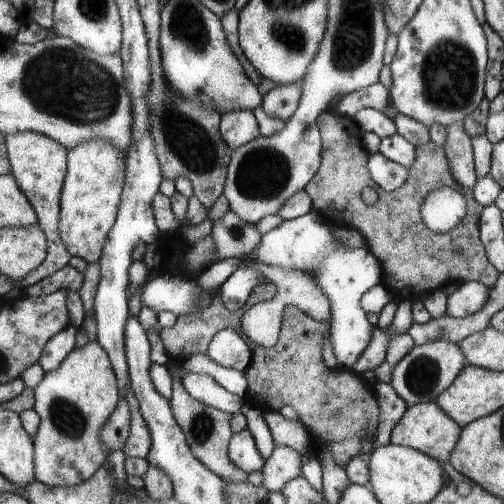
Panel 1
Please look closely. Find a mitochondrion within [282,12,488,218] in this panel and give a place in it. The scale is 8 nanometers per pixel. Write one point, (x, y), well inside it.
(449, 78)

